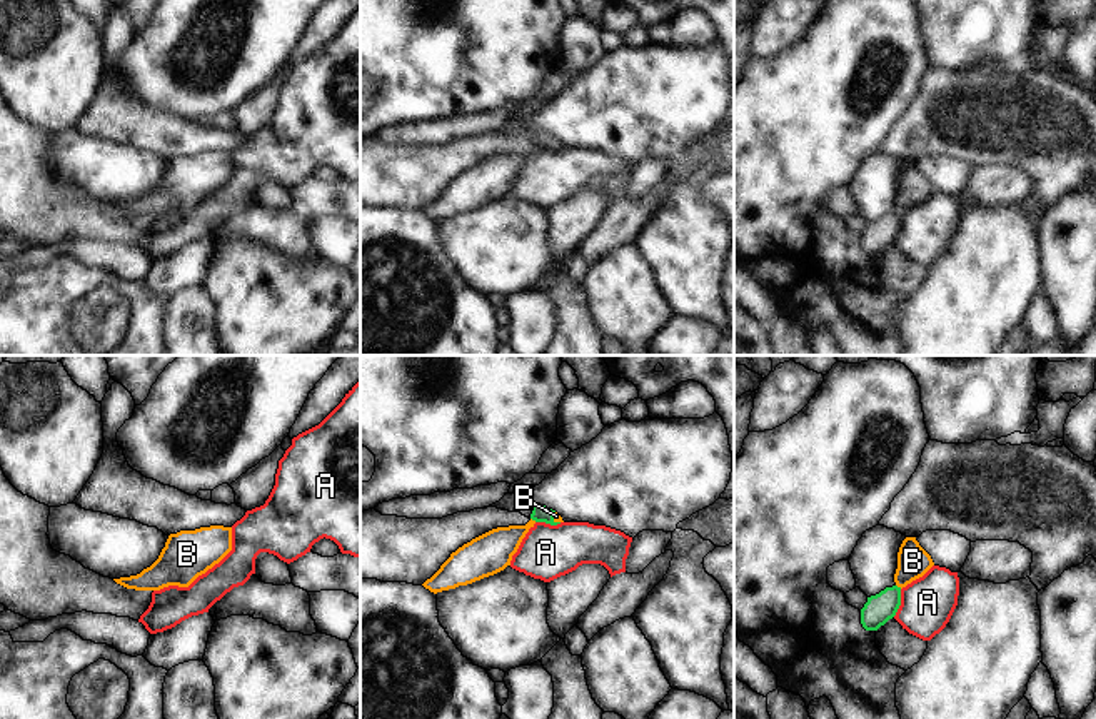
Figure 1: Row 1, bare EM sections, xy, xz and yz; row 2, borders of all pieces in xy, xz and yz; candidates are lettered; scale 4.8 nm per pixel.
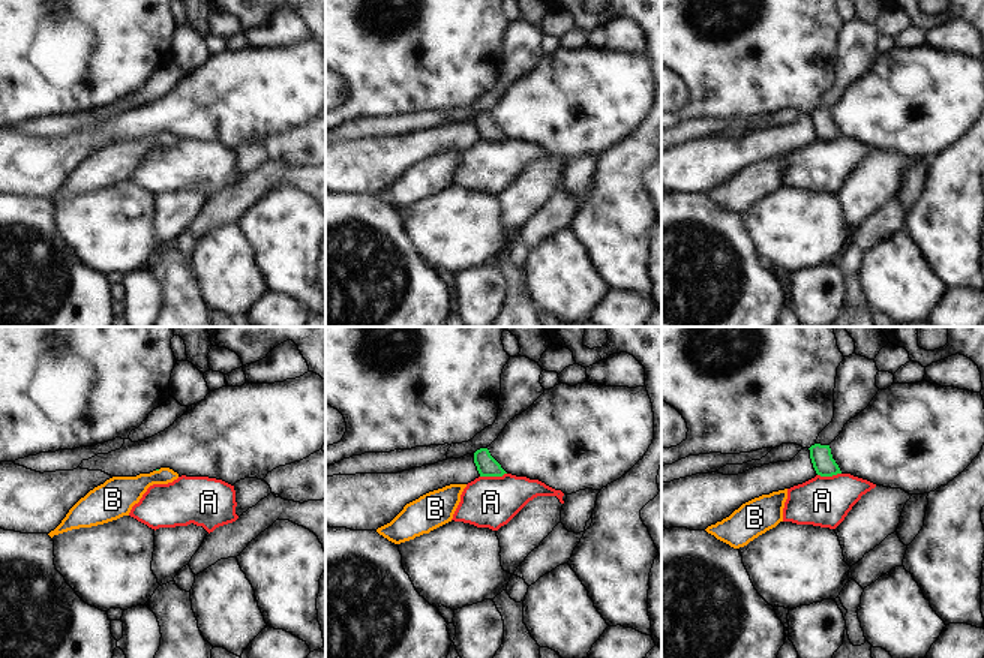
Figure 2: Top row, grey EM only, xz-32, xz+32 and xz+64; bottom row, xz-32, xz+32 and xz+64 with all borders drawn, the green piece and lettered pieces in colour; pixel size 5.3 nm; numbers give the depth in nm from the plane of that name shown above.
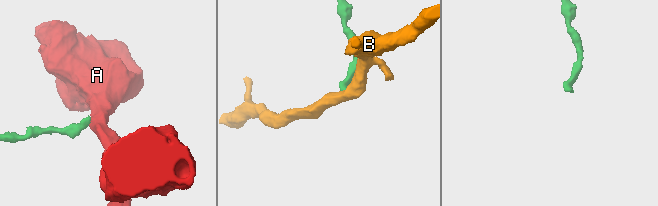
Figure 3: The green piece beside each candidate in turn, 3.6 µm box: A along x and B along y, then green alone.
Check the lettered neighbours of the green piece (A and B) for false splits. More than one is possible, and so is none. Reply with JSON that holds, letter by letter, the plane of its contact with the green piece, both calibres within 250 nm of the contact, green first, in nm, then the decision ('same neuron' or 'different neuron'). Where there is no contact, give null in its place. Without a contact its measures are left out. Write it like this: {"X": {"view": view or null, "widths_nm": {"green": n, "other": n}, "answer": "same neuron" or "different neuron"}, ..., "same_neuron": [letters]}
{"A": {"view": "yz", "widths_nm": {"green": 140, "other": 260}, "answer": "different neuron"}, "B": {"view": "xz", "widths_nm": {"green": 80, "other": 190}, "answer": "same neuron"}, "same_neuron": ["B"]}

